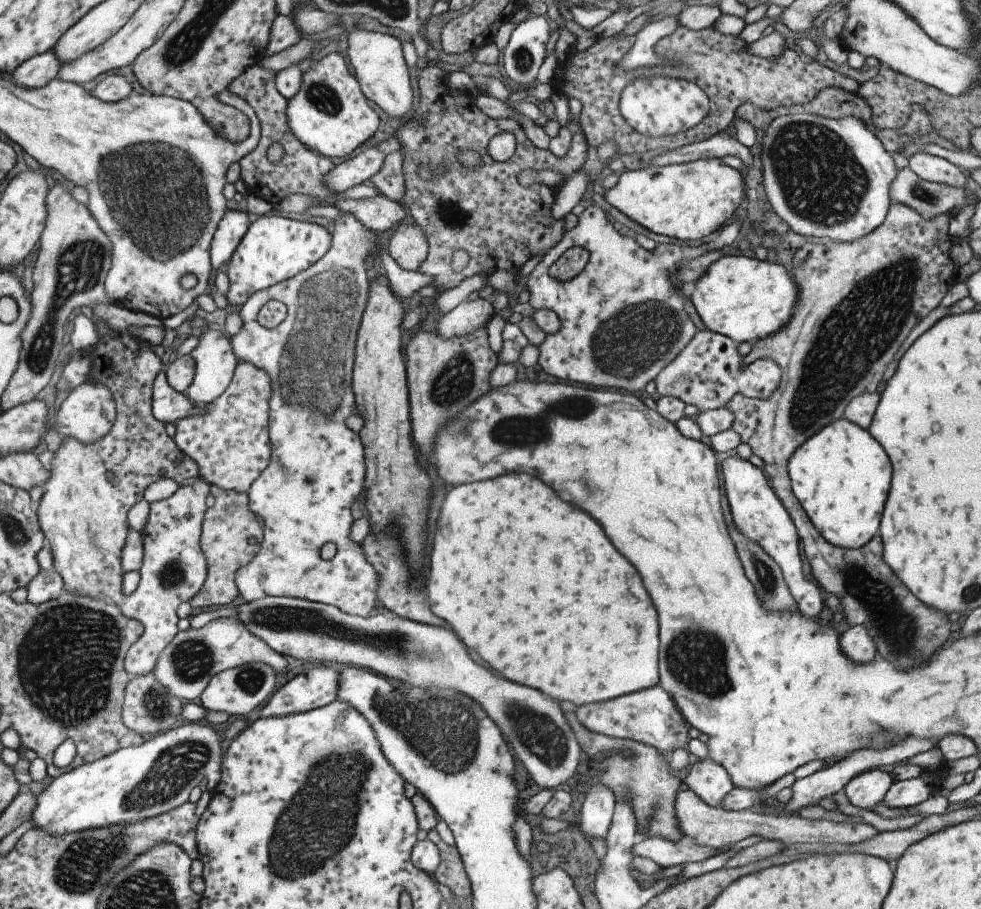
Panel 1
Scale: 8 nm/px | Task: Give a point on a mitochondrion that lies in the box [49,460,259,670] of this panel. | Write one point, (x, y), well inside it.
(172, 575)

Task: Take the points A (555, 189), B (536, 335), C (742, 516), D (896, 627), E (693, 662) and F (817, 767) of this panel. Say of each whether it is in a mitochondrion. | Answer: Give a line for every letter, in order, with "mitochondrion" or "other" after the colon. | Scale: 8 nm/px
A: other
B: other
C: other
D: mitochondrion
E: mitochondrion
F: other

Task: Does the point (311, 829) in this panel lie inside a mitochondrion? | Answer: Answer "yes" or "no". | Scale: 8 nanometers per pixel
yes

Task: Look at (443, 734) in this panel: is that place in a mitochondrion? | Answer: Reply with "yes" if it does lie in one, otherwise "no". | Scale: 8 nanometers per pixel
yes

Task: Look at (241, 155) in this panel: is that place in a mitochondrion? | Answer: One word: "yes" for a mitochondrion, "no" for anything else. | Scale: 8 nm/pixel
no

